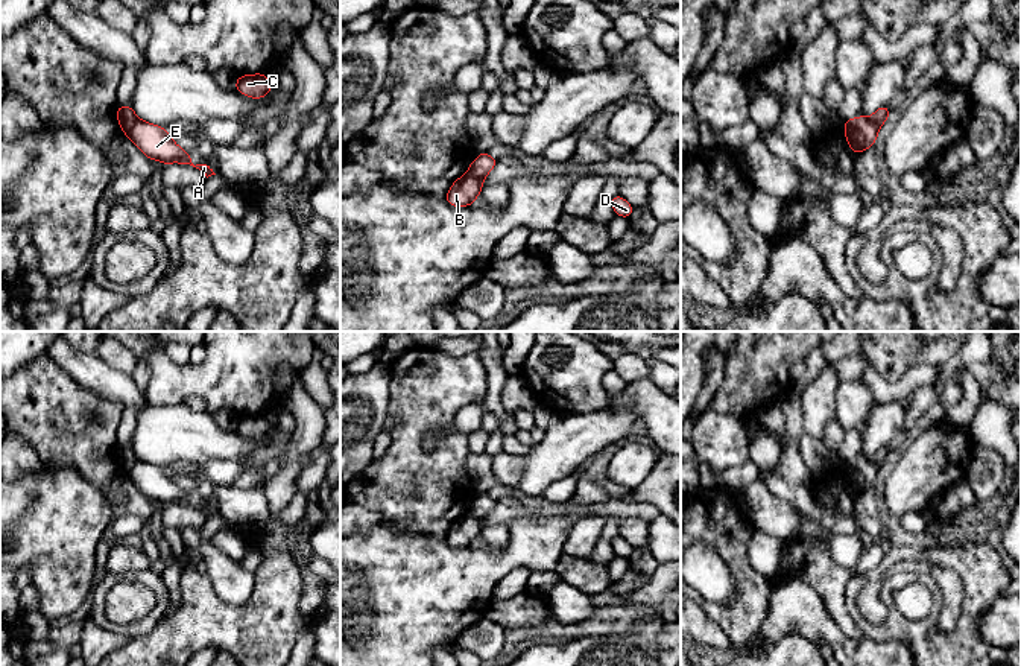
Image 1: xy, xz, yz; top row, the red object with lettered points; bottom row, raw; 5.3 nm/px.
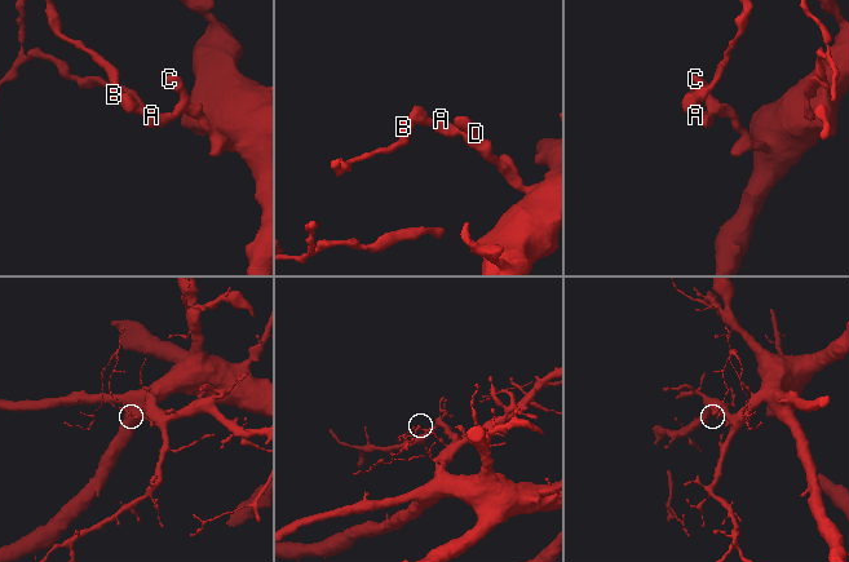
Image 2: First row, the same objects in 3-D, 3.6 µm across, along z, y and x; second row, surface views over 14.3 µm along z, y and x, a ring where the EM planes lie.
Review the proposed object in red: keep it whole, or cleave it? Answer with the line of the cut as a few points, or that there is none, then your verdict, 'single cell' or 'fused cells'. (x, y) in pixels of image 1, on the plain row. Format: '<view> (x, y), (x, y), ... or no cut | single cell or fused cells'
xy (137, 458), (126, 475) | fused cells

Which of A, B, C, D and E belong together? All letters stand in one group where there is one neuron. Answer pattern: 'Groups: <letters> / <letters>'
Groups: A C D E / B

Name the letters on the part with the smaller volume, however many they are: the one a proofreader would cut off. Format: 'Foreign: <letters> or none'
Foreign: B

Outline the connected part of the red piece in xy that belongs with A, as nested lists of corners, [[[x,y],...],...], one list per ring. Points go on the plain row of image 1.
[[[137,459],[131,467],[128,477],[150,500],[161,502],[163,505],[190,505],[207,519],[216,515],[205,502],[194,506],[188,493],[181,490],[163,467]]]

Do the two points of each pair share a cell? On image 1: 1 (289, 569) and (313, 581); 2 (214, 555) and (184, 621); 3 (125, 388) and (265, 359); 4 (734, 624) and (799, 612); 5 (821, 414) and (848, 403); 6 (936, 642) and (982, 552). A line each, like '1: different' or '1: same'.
1: different
2: different
3: different
4: different
5: different
6: same

